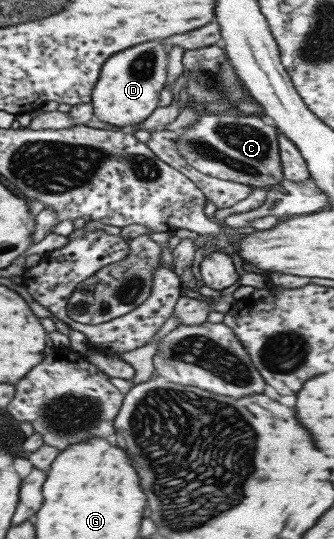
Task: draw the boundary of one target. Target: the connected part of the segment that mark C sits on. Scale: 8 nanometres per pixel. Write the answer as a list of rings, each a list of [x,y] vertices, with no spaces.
[[[201,113],[197,121],[188,129],[183,129],[176,138],[178,155],[186,160],[188,165],[203,174],[236,183],[243,183],[253,188],[270,188],[283,179],[282,164],[278,155],[278,142],[275,128],[264,124],[257,114],[211,115]]]

